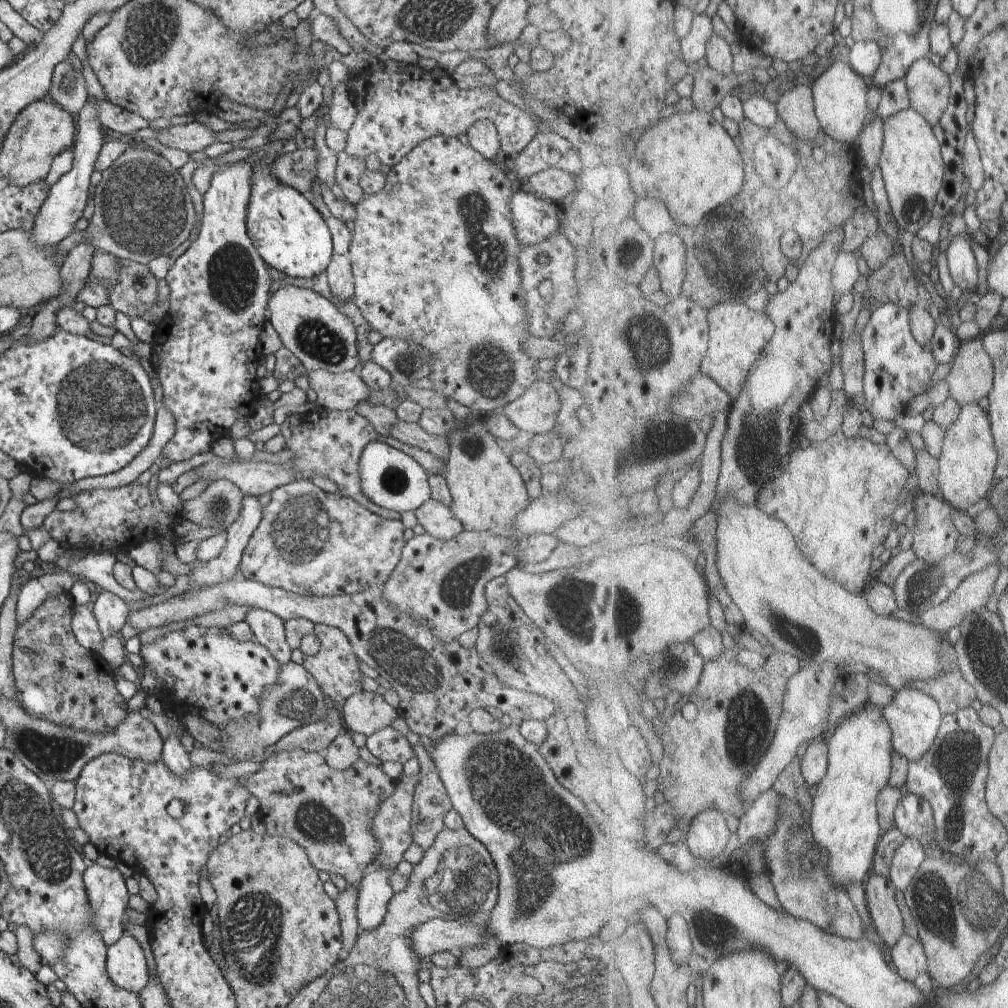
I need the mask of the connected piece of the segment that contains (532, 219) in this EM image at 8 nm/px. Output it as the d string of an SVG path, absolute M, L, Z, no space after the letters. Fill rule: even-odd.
M518 188L510 198L512 226L516 240L532 246L561 231L562 206L544 201L526 188Z

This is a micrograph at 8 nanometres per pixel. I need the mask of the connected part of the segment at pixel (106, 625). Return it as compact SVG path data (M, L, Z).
M111 591L102 592L94 602L93 614L103 637L120 635L130 612L126 602Z

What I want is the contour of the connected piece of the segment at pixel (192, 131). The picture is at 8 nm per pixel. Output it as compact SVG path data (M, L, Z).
M174 122L170 125L170 128L158 130L156 139L168 148L182 150L190 154L204 151L214 142L218 142L216 134L212 130L196 122L186 123L185 125Z

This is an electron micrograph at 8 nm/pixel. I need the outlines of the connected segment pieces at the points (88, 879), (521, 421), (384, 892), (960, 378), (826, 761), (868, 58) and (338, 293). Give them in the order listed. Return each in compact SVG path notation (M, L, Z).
M94 864L86 868L83 878L94 912L94 926L96 930L100 930L104 943L111 946L127 933L122 926L122 920L126 908L129 907L131 894L126 888L124 876L117 867Z
M537 381L516 400L502 406L501 410L524 438L544 435L555 428L560 412L560 398L554 386Z
M371 868L362 878L357 899L359 931L370 932L382 924L390 898L395 894L390 886L393 868Z
M985 338L965 341L947 379L952 386L952 397L963 406L977 404L992 395L997 367L986 349Z
M817 740L803 752L803 768L806 780L819 786L829 774L831 748L830 743Z
M861 41L849 51L847 61L857 72L872 80L884 63L884 56L885 49L878 41Z
M333 254L326 268L326 276L328 286L336 298L340 301L353 298L355 288L349 255Z

